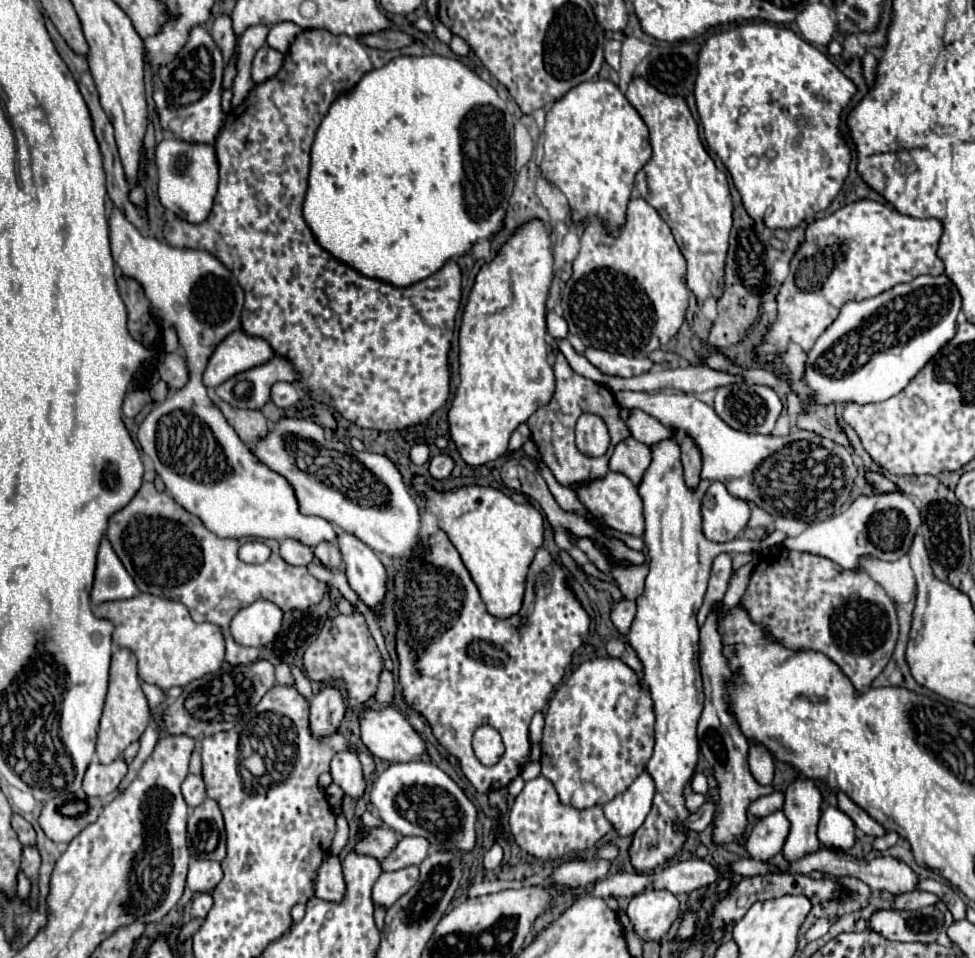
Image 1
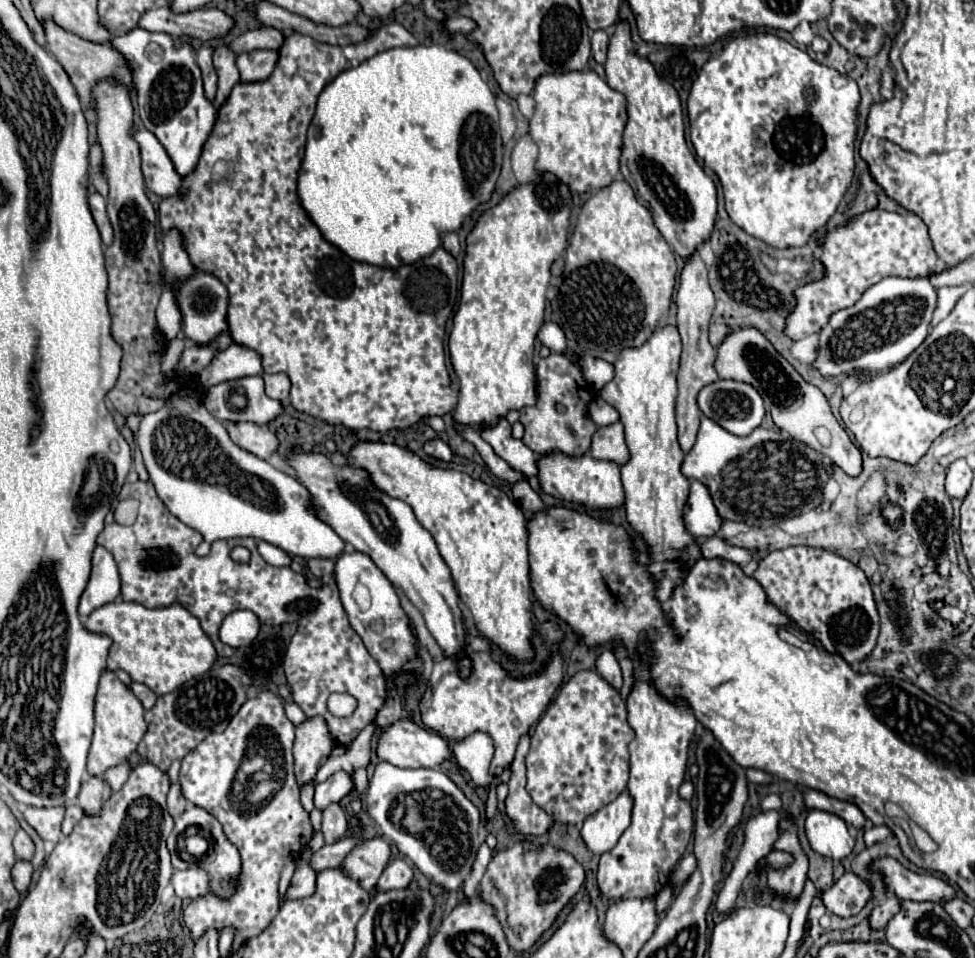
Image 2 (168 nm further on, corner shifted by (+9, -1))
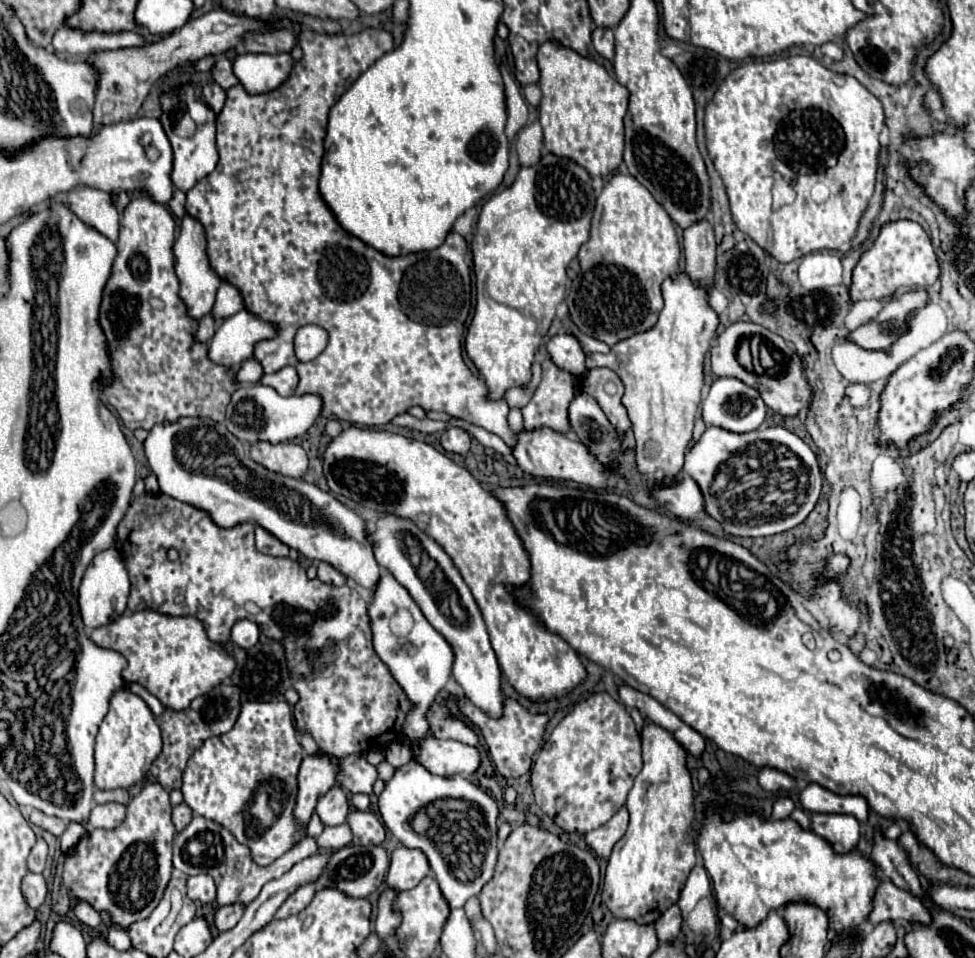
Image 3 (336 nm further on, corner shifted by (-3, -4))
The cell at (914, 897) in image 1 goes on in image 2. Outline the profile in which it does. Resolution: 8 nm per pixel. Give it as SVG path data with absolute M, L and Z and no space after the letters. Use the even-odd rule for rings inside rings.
M889 897L885 903L881 903L879 907L873 909L873 913L869 915L869 927L875 929L875 931L883 929L897 911L899 911L899 899L897 897Z

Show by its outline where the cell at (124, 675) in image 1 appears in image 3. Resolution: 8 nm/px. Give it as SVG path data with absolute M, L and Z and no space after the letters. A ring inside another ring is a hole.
M127 688L117 690L109 700L109 712L95 740L95 786L101 790L129 788L143 780L151 762L161 752L161 730L149 706Z

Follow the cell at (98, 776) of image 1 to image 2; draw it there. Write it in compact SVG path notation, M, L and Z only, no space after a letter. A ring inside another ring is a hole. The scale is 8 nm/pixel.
M91 777L87 783L81 785L77 799L87 817L97 817L101 815L101 807L109 797L111 797L111 787L107 787L107 783L103 783L101 777Z

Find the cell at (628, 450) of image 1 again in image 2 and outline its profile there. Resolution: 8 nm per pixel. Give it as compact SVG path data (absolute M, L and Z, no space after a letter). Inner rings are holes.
M621 421L597 427L591 441L591 455L595 455L595 459L615 459L619 465L627 461L627 445Z

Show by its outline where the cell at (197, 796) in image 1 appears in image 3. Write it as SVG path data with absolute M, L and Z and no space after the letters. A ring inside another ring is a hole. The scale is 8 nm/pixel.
M185 802L173 808L173 824L175 824L177 832L181 832L191 822L191 818L193 818L193 810Z

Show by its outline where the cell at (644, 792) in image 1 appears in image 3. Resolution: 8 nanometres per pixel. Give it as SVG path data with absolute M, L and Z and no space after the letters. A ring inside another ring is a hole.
M621 808L607 824L587 832L585 842L587 846L599 856L599 858L609 858L613 846L619 842L619 838L623 838L623 834L627 832L627 822L629 822L629 814L627 808Z

